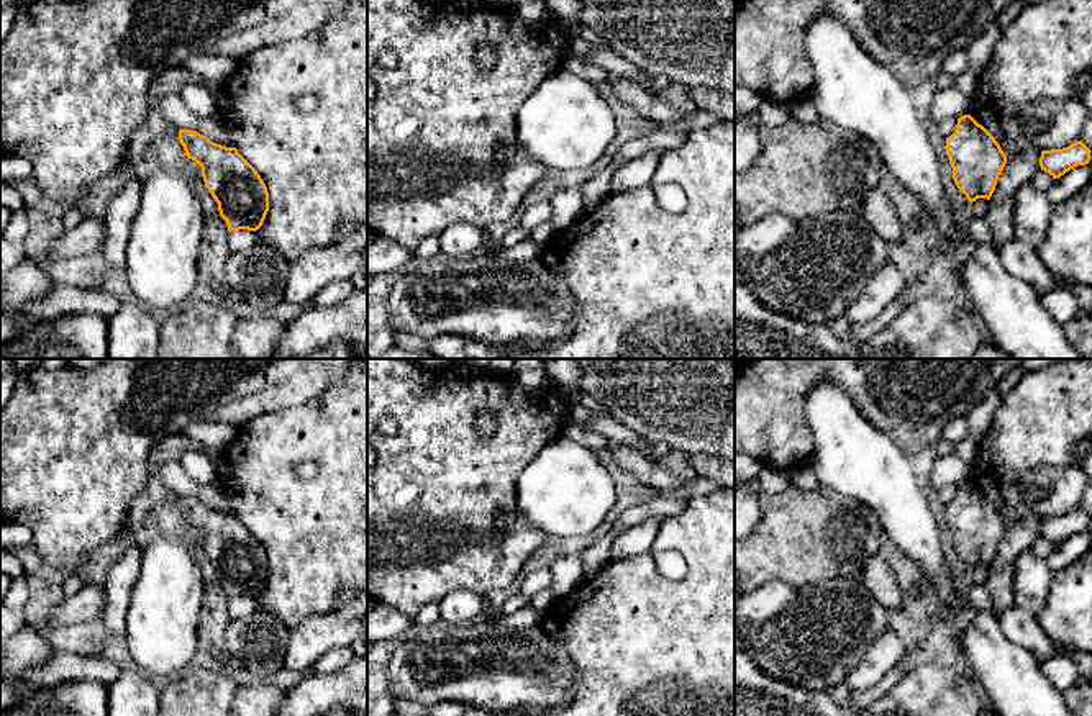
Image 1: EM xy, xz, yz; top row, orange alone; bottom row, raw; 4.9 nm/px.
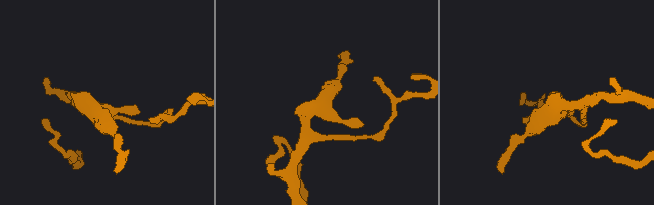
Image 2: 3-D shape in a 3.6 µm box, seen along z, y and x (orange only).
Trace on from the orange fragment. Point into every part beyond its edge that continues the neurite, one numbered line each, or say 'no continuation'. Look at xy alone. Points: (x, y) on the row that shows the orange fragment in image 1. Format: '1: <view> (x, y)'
no continuation

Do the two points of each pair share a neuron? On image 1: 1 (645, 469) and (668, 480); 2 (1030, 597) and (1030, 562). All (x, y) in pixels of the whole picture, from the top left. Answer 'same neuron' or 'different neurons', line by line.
1: same neuron
2: same neuron

